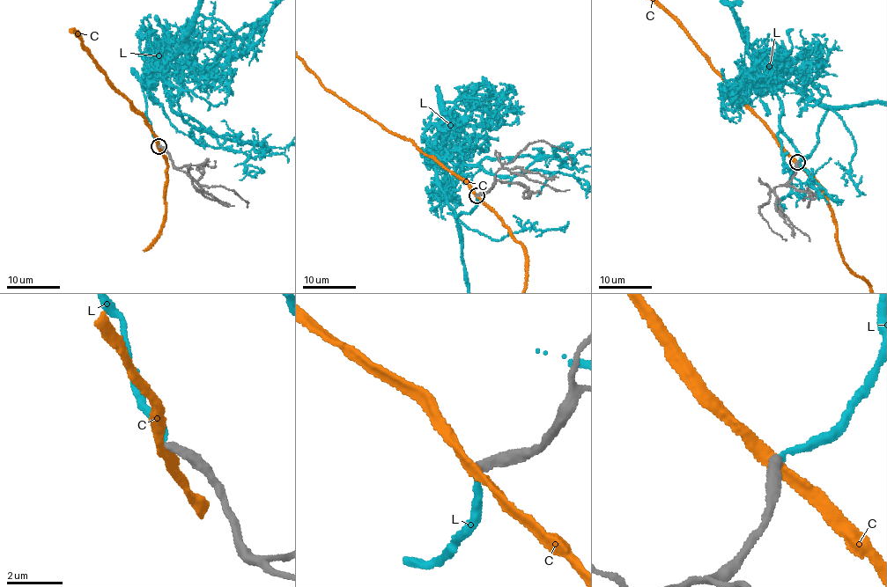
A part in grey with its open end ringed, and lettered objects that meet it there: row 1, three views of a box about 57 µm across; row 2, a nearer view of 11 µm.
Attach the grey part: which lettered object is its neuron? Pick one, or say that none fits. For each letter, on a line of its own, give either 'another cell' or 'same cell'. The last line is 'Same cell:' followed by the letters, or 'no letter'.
C: another cell
L: same cell
Same cell: L

